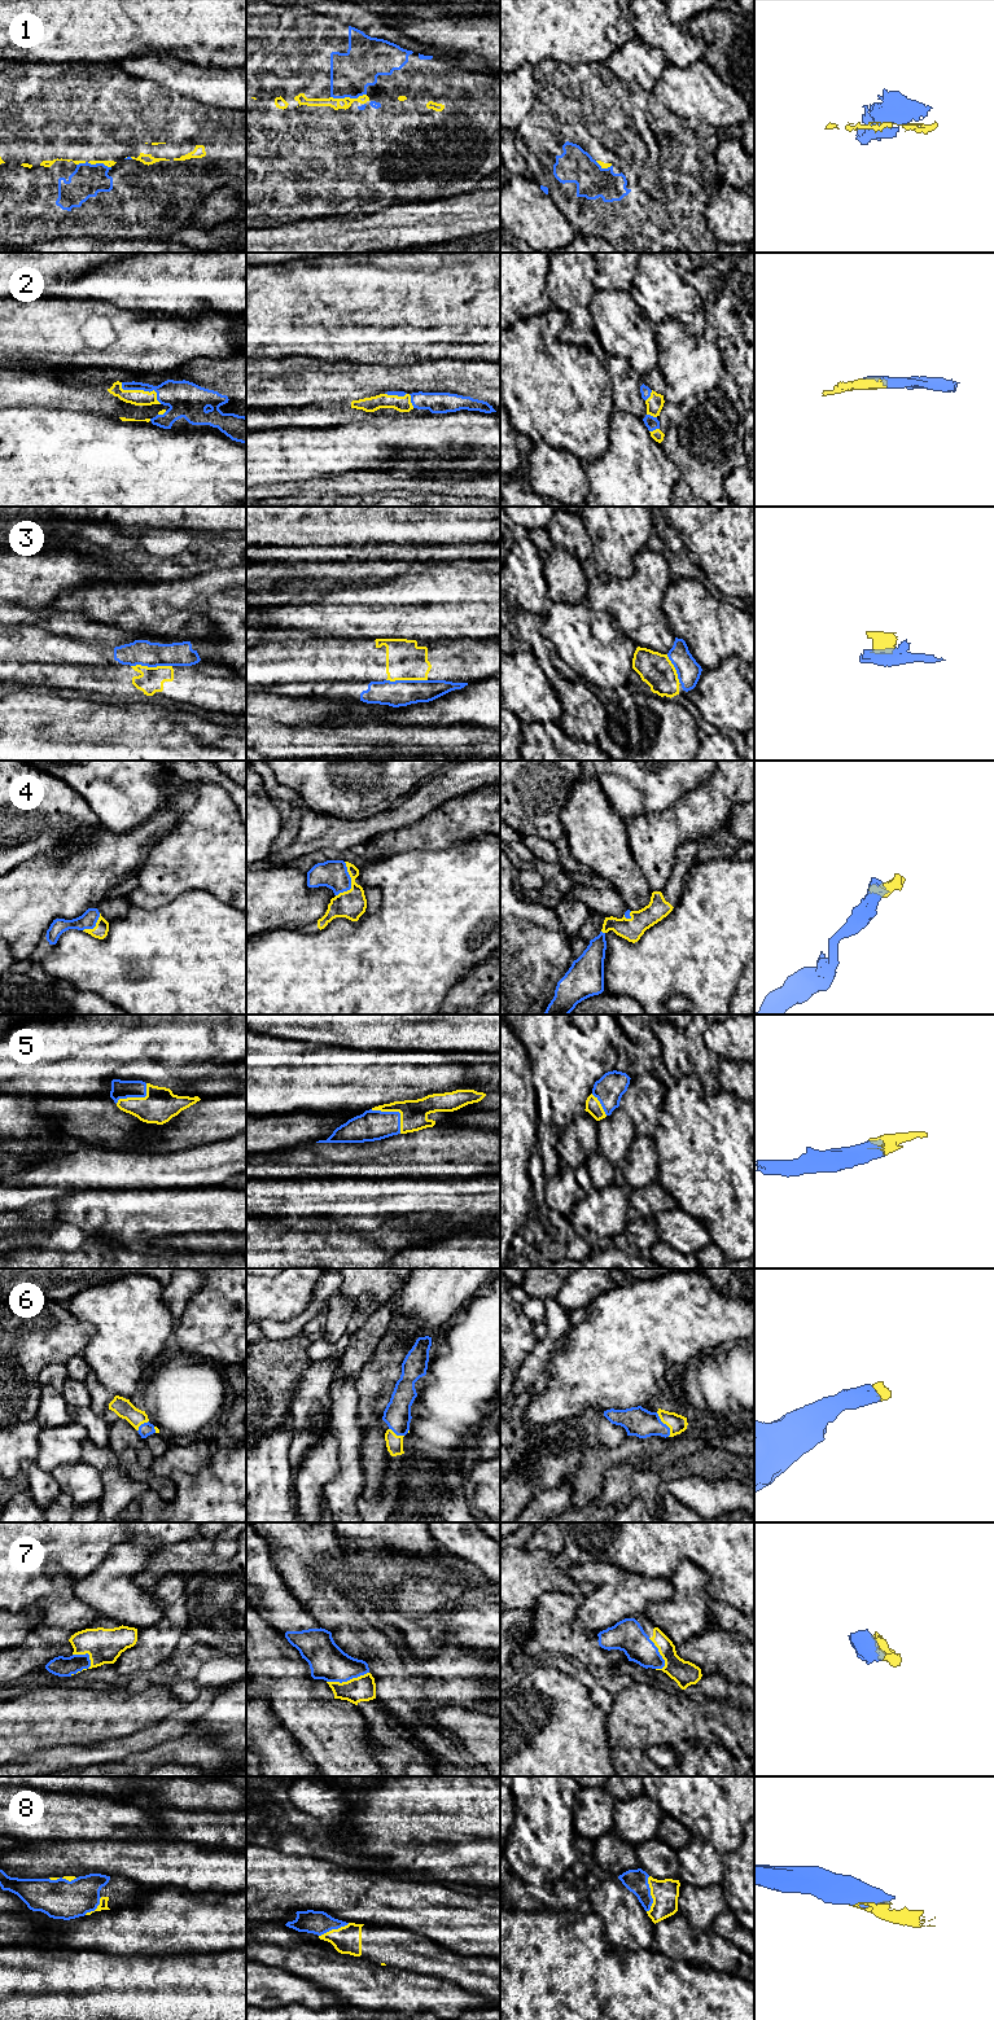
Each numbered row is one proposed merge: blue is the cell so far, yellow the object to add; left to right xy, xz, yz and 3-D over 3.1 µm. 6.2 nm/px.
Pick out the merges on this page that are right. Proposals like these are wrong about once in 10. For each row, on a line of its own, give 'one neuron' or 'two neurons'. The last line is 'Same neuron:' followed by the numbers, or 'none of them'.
1: one neuron
2: one neuron
3: one neuron
4: one neuron
5: one neuron
6: one neuron
7: one neuron
8: one neuron
Same neuron: 1, 2, 3, 4, 5, 6, 7, 8

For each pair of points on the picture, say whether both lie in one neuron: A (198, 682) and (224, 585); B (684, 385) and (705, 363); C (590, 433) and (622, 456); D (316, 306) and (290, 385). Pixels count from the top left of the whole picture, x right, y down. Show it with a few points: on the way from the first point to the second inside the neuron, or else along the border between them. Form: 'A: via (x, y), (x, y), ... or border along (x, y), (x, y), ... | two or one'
A: border along (196, 651), (202, 660), (220, 662), (232, 669) | two
B: via (688, 380), (700, 368) | one
C: border along (611, 415), (608, 448), (586, 465) | two
D: border along (270, 358), (309, 356), (329, 363) | two

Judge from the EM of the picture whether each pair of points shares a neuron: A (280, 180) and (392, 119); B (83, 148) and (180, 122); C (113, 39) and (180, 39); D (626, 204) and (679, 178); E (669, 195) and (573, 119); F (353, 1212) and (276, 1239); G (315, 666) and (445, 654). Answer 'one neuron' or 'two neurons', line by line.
A: one neuron
B: one neuron
C: one neuron
D: one neuron
E: one neuron
F: one neuron
G: one neuron

